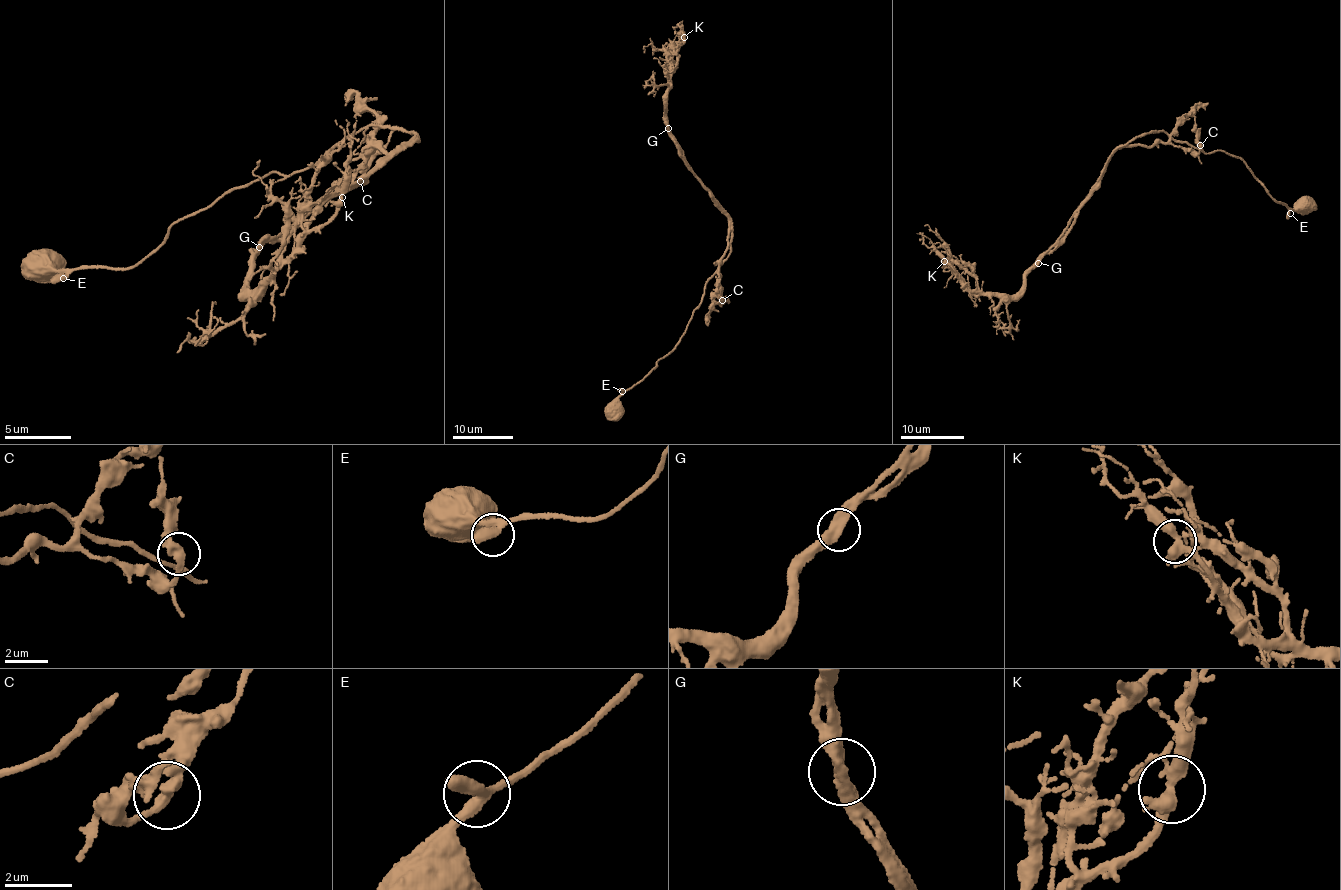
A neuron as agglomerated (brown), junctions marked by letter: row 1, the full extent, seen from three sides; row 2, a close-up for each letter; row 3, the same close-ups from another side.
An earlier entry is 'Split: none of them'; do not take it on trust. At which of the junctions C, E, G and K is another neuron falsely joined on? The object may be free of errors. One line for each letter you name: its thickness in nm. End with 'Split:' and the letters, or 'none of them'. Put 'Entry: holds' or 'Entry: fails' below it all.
Split: none of them
Entry: holds

